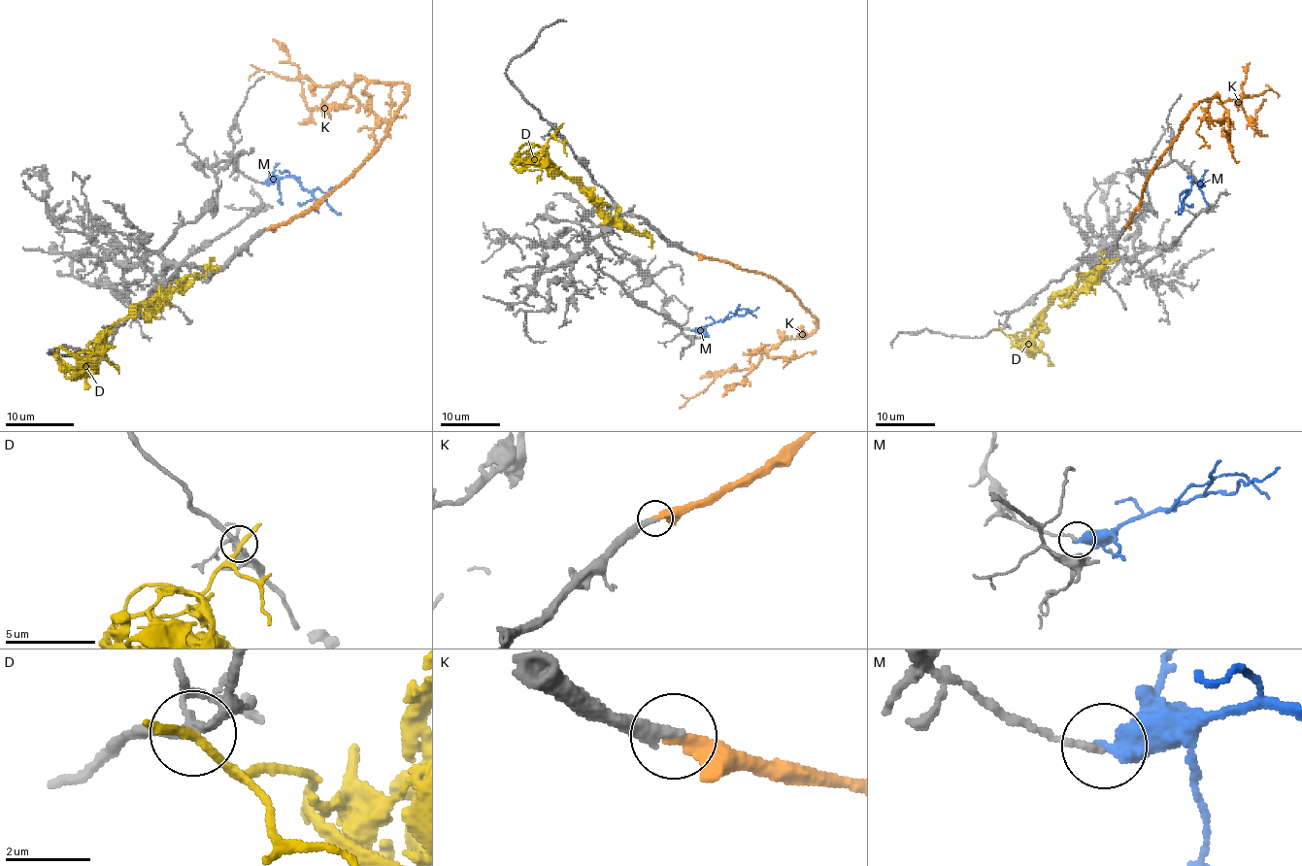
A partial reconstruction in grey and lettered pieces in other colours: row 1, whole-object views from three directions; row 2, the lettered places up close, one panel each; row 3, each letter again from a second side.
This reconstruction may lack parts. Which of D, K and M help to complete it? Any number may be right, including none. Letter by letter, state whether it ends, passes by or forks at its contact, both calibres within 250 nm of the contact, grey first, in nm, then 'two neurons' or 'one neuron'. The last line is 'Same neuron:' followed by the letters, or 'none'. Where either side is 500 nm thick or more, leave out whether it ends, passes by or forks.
D: it passes by; calibres 190 and 180 nm; two neurons
K: it ends; calibres 320 and 360 nm; one neuron
M: calibres 140 and 500 nm; two neurons
Same neuron: K

